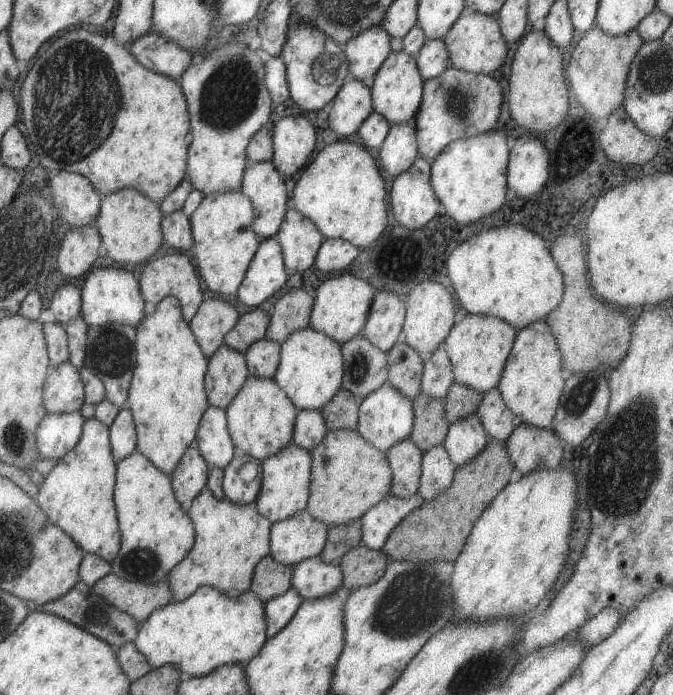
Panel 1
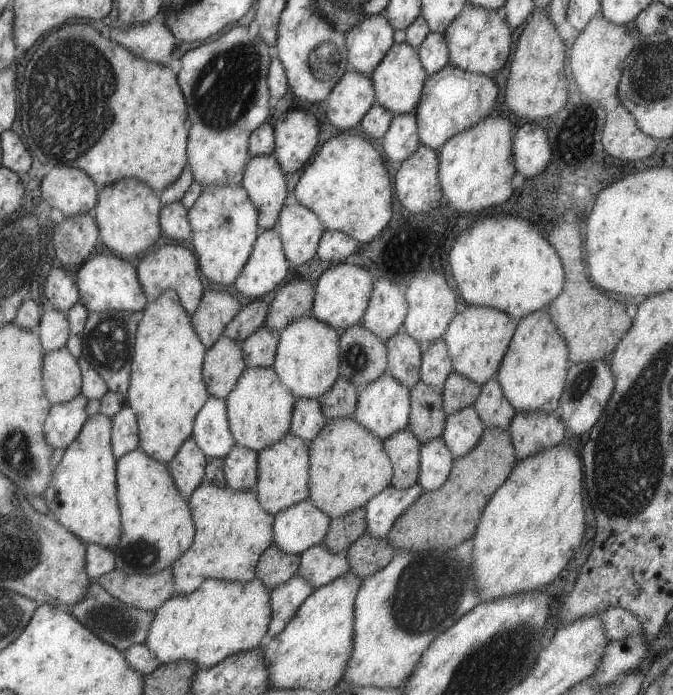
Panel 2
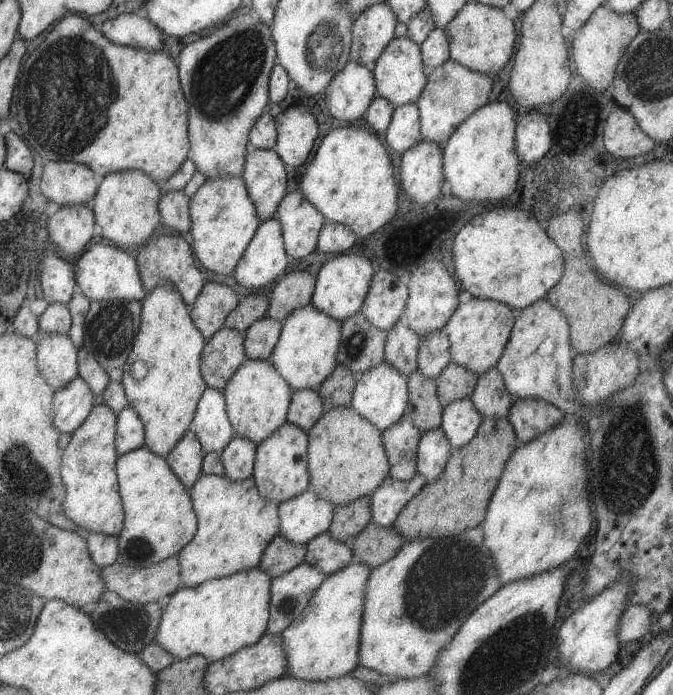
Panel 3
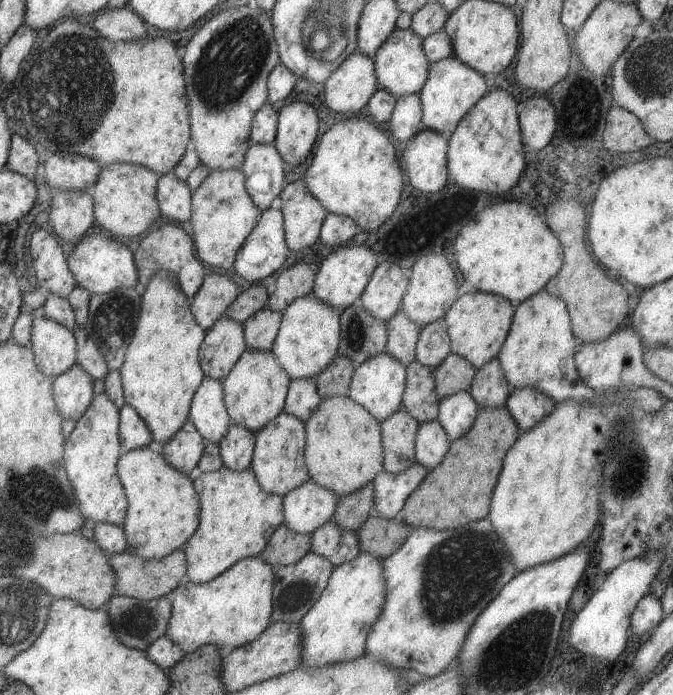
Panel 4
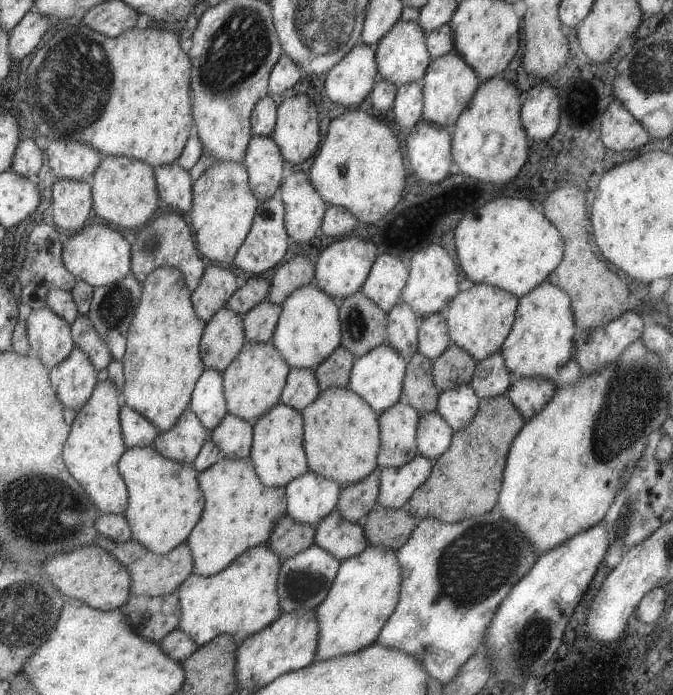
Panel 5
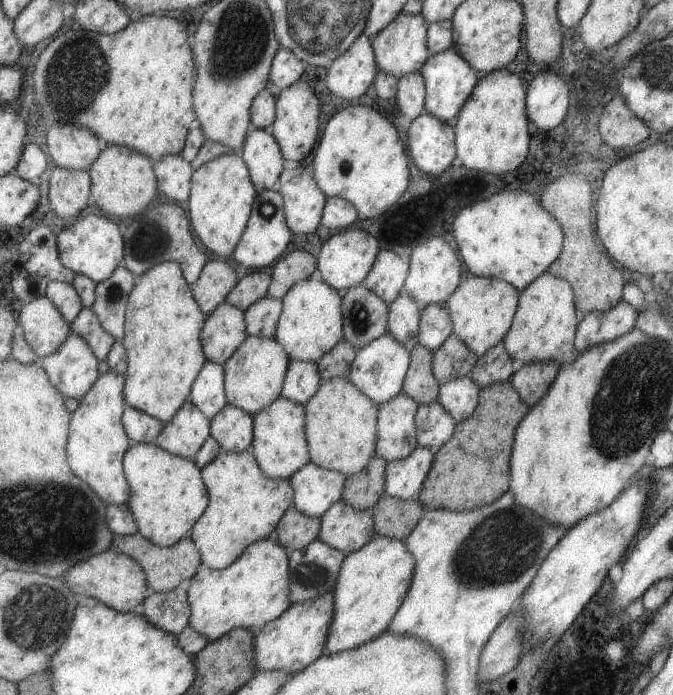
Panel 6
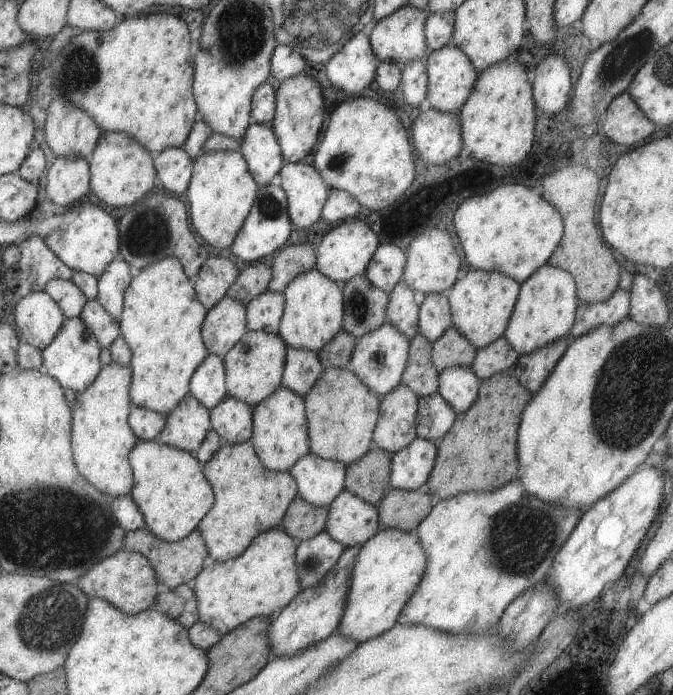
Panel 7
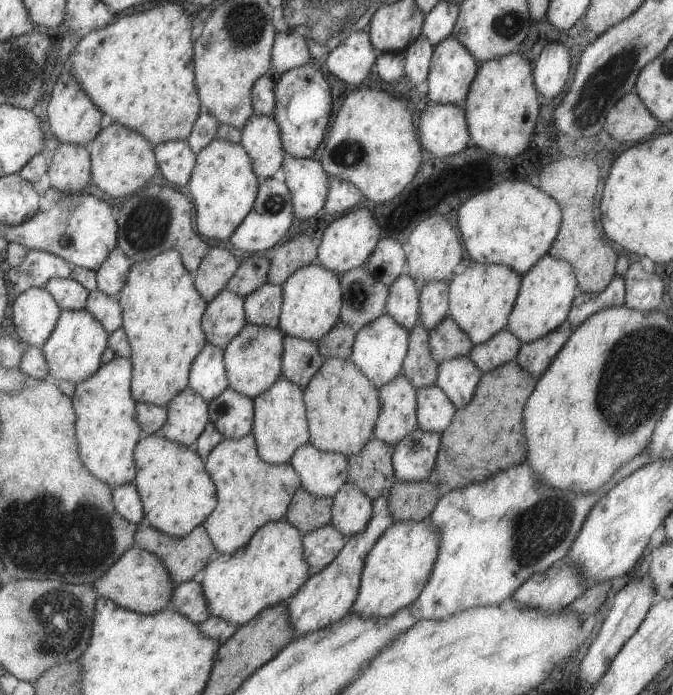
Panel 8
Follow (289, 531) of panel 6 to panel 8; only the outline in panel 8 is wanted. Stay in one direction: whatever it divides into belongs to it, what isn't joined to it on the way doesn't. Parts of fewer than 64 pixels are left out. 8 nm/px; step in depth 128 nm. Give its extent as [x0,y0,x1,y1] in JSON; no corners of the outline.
[285,486,332,535]

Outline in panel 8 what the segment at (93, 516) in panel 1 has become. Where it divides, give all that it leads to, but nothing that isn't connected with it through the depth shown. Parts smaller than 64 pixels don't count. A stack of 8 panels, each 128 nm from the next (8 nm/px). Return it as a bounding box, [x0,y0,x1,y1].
[70,356,142,488]

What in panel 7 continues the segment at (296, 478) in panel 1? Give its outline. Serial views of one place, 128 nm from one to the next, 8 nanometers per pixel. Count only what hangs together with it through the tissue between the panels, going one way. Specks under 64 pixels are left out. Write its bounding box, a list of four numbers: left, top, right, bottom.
[251,388,308,472]

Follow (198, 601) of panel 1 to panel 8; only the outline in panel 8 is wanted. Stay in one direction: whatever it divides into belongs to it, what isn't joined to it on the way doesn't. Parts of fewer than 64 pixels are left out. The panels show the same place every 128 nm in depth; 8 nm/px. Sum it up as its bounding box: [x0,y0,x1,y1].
[200,519,309,627]

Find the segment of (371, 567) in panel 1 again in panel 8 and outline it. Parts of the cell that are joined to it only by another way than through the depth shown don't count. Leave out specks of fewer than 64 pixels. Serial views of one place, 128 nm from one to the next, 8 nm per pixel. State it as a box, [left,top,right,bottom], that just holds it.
[387,479,439,522]

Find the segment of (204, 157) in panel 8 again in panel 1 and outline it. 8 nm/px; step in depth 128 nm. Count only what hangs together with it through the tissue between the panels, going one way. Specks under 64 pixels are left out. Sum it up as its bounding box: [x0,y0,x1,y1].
[188,190,261,294]

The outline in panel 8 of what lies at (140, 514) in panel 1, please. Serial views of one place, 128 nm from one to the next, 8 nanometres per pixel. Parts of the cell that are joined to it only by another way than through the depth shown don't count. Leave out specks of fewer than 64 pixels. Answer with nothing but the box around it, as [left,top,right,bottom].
[132,434,216,538]

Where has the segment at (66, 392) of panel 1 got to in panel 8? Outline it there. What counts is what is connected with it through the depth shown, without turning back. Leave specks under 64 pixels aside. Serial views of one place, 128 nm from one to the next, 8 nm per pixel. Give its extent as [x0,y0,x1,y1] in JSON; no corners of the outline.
[12,287,60,348]

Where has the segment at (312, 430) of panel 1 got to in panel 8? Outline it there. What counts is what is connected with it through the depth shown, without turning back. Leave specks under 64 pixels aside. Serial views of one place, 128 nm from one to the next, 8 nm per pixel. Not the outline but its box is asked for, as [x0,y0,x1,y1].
[282,335,323,388]

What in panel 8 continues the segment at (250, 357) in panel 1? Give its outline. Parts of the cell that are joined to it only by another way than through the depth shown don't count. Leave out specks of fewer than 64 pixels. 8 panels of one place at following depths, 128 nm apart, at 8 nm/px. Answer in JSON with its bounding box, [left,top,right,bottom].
[244,282,282,328]

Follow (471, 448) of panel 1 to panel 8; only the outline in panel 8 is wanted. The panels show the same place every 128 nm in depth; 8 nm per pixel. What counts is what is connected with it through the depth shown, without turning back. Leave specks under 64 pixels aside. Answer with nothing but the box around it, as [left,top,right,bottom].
[436,356,481,409]

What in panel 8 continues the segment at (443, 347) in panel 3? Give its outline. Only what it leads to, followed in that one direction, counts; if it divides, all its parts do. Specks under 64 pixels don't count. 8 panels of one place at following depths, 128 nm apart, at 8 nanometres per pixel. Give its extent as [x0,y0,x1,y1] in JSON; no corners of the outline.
[418,281,448,331]

